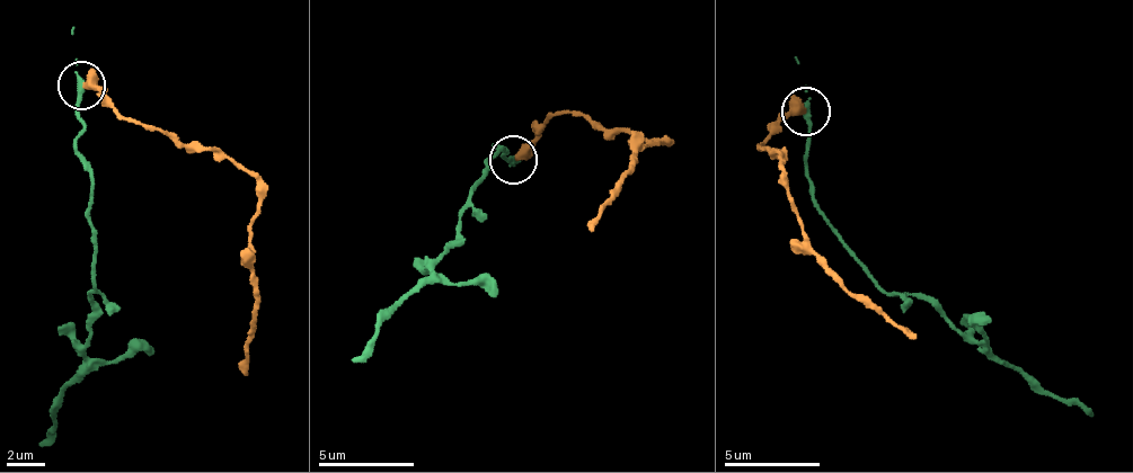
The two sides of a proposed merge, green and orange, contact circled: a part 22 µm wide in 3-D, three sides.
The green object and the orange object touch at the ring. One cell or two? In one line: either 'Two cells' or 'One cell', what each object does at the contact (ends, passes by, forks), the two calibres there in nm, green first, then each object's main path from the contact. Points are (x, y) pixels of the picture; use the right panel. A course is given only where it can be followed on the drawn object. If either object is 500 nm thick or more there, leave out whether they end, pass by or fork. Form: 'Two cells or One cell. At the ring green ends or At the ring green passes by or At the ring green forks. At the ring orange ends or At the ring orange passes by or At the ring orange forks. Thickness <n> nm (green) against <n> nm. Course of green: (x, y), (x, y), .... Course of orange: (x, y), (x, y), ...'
Two cells. Thickness 340 nm (green) against 500 nm. Course of green: (805, 110), (806, 177), (813, 206), (865, 270), (891, 294), (920, 294), (1047, 392), (1065, 396), (1090, 415). Course of orange: (804, 109), (759, 144), (772, 157), (771, 150), (787, 172), (803, 244), (841, 279), (918, 339)

